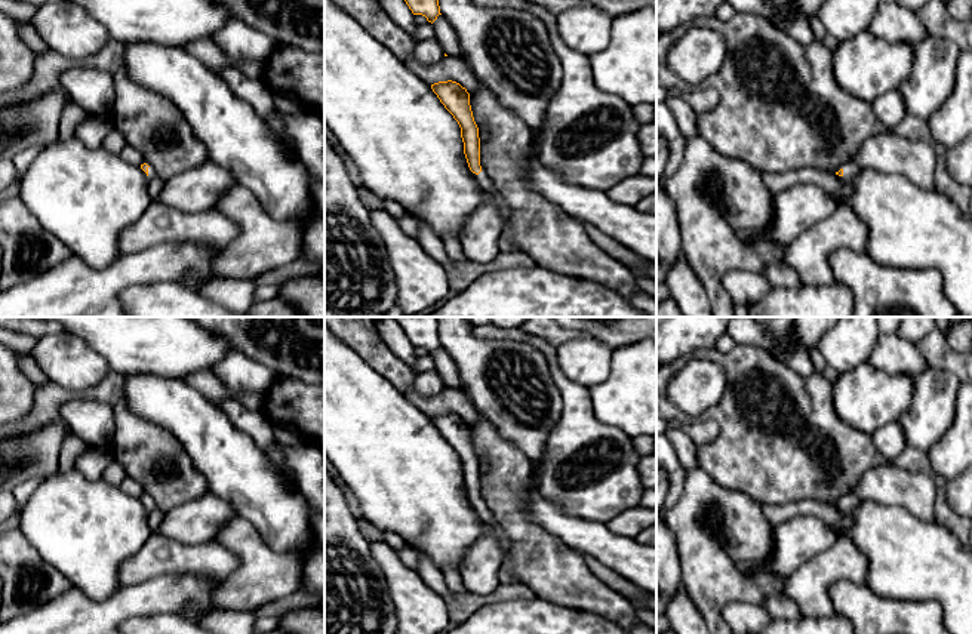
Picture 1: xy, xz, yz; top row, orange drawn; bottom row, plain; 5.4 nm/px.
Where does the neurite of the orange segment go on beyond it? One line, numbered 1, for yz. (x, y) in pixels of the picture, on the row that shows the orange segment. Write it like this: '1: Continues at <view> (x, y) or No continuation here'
1: Continues at yz (851, 169)

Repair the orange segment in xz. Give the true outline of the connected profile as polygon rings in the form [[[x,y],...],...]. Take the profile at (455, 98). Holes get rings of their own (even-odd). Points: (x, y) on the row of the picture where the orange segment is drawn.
[[[447,80],[431,84],[433,92],[437,95],[445,108],[453,116],[461,127],[461,138],[464,142],[464,154],[468,167],[479,178],[479,185],[487,191],[502,216],[504,228],[498,238],[501,252],[522,252],[520,247],[510,238],[510,206],[504,197],[495,190],[493,184],[485,176],[480,166],[480,138],[479,127],[474,121],[470,93],[459,83]]]

